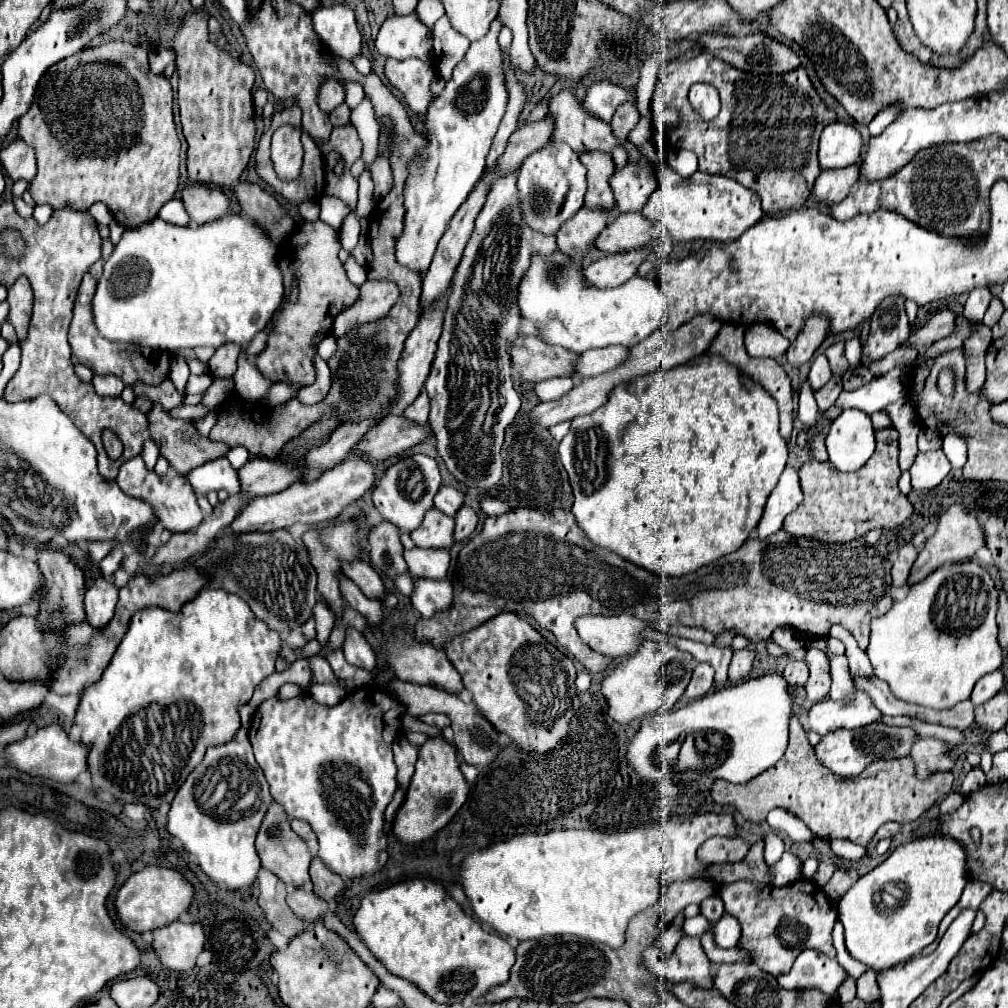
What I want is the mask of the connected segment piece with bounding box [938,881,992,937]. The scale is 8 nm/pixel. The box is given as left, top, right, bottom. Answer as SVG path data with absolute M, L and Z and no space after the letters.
M968 881L968 885L964 887L964 893L962 893L962 899L958 901L958 905L946 915L946 919L940 923L940 933L938 937L944 935L944 931L948 929L948 925L952 923L952 919L966 907L972 907L972 909L978 909L978 905L984 901L984 897L990 893L990 885L988 883L980 883L980 881Z

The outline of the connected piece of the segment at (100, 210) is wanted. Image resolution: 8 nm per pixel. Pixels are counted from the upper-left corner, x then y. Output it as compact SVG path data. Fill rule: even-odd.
M102 202L94 203L90 209L88 209L88 213L90 213L98 223L105 226L108 226L108 223L114 220L114 216Z

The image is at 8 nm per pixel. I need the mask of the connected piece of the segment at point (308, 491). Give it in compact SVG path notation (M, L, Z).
M356 457L324 471L320 479L310 483L296 483L290 485L290 489L284 489L280 493L264 495L264 497L252 497L248 505L236 515L236 519L224 529L224 533L248 533L248 531L276 531L276 529L290 529L294 523L306 523L306 525L318 525L320 521L328 521L340 515L340 511L350 505L352 501L360 499L376 481L374 465L368 461L358 461Z

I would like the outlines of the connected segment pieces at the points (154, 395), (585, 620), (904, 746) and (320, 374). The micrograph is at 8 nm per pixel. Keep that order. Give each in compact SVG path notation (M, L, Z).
M166 379L162 385L144 385L142 381L134 383L134 391L136 395L148 395L150 401L158 401L164 409L172 409L172 407L178 407L182 401L184 401L184 395L176 391L174 383L170 379Z
M628 613L612 617L584 615L576 619L574 627L590 649L616 659L632 655L642 643L640 633L648 629L644 621L638 621Z
M884 723L866 725L862 729L836 729L832 733L822 735L820 743L814 747L816 759L828 767L832 773L842 777L860 775L874 759L900 759L910 755L910 747L916 741L916 731L910 727L888 727Z
M314 357L312 359L314 363L320 363L316 365L316 381L312 385L306 385L302 391L300 391L300 401L306 403L306 405L312 405L312 403L318 403L330 389L330 369L326 365L326 361L322 357Z

